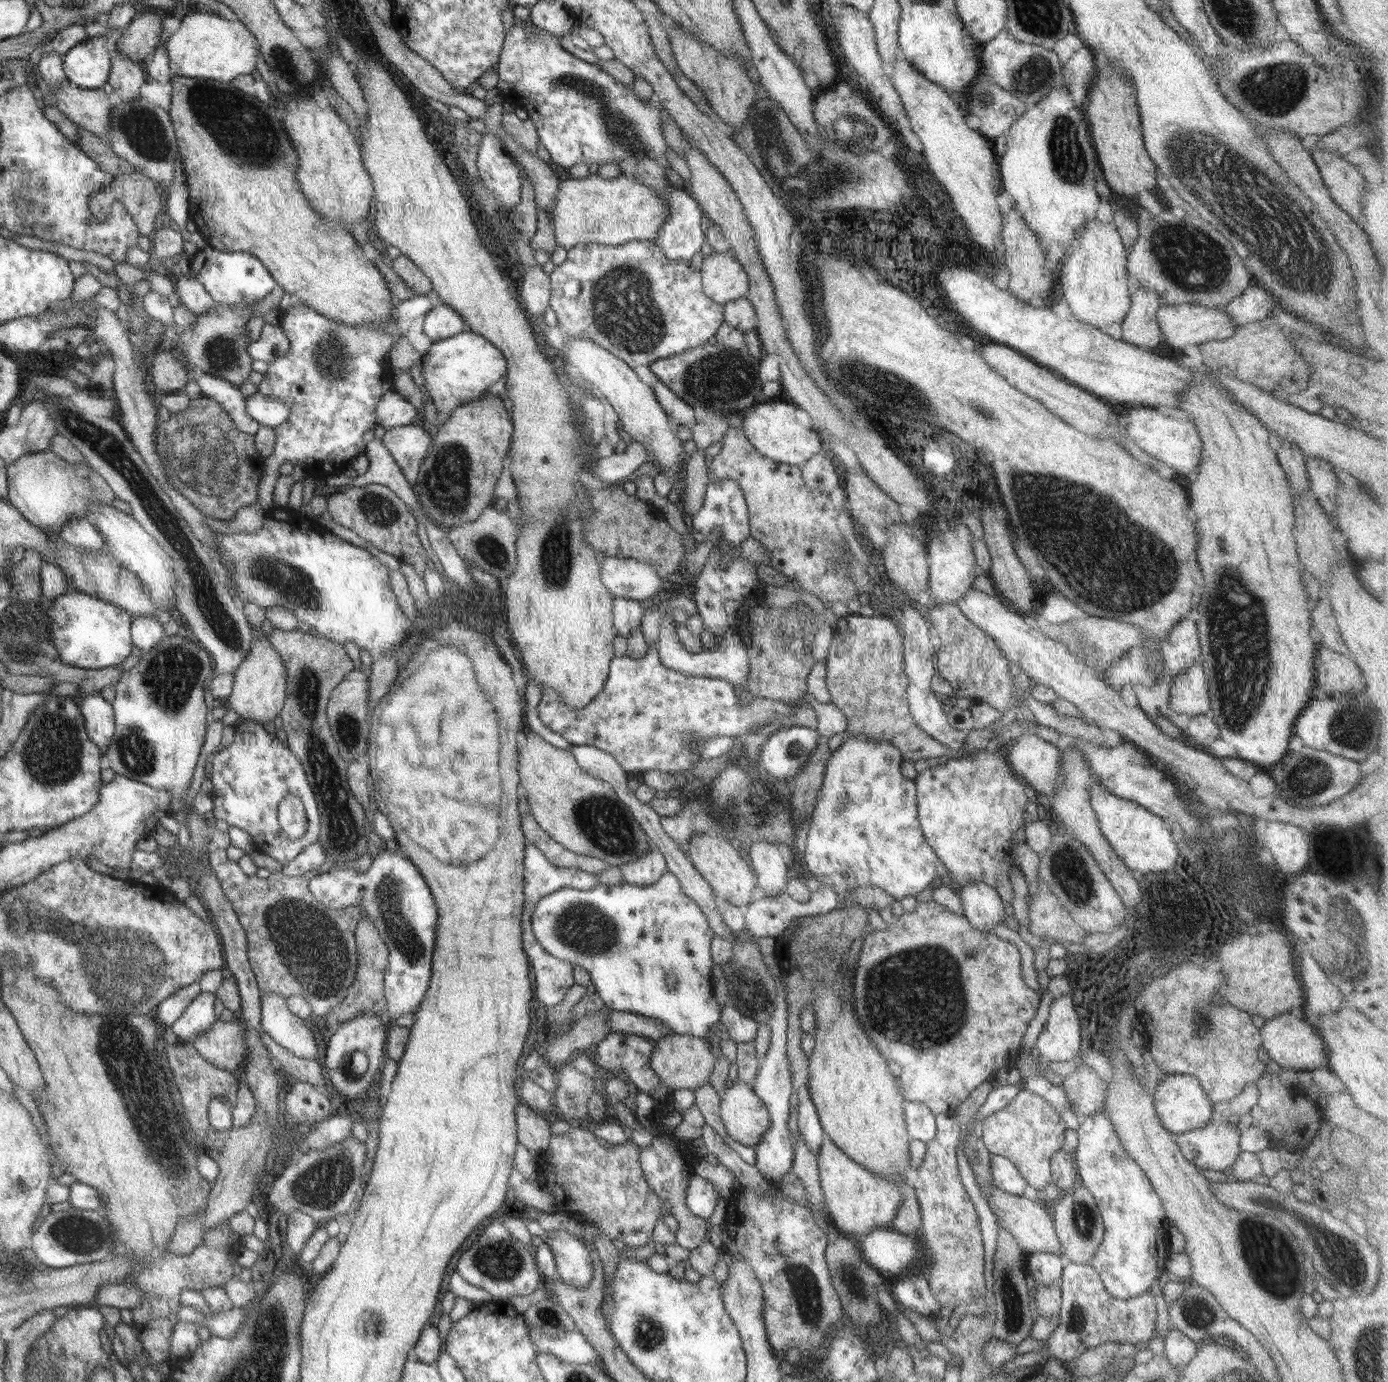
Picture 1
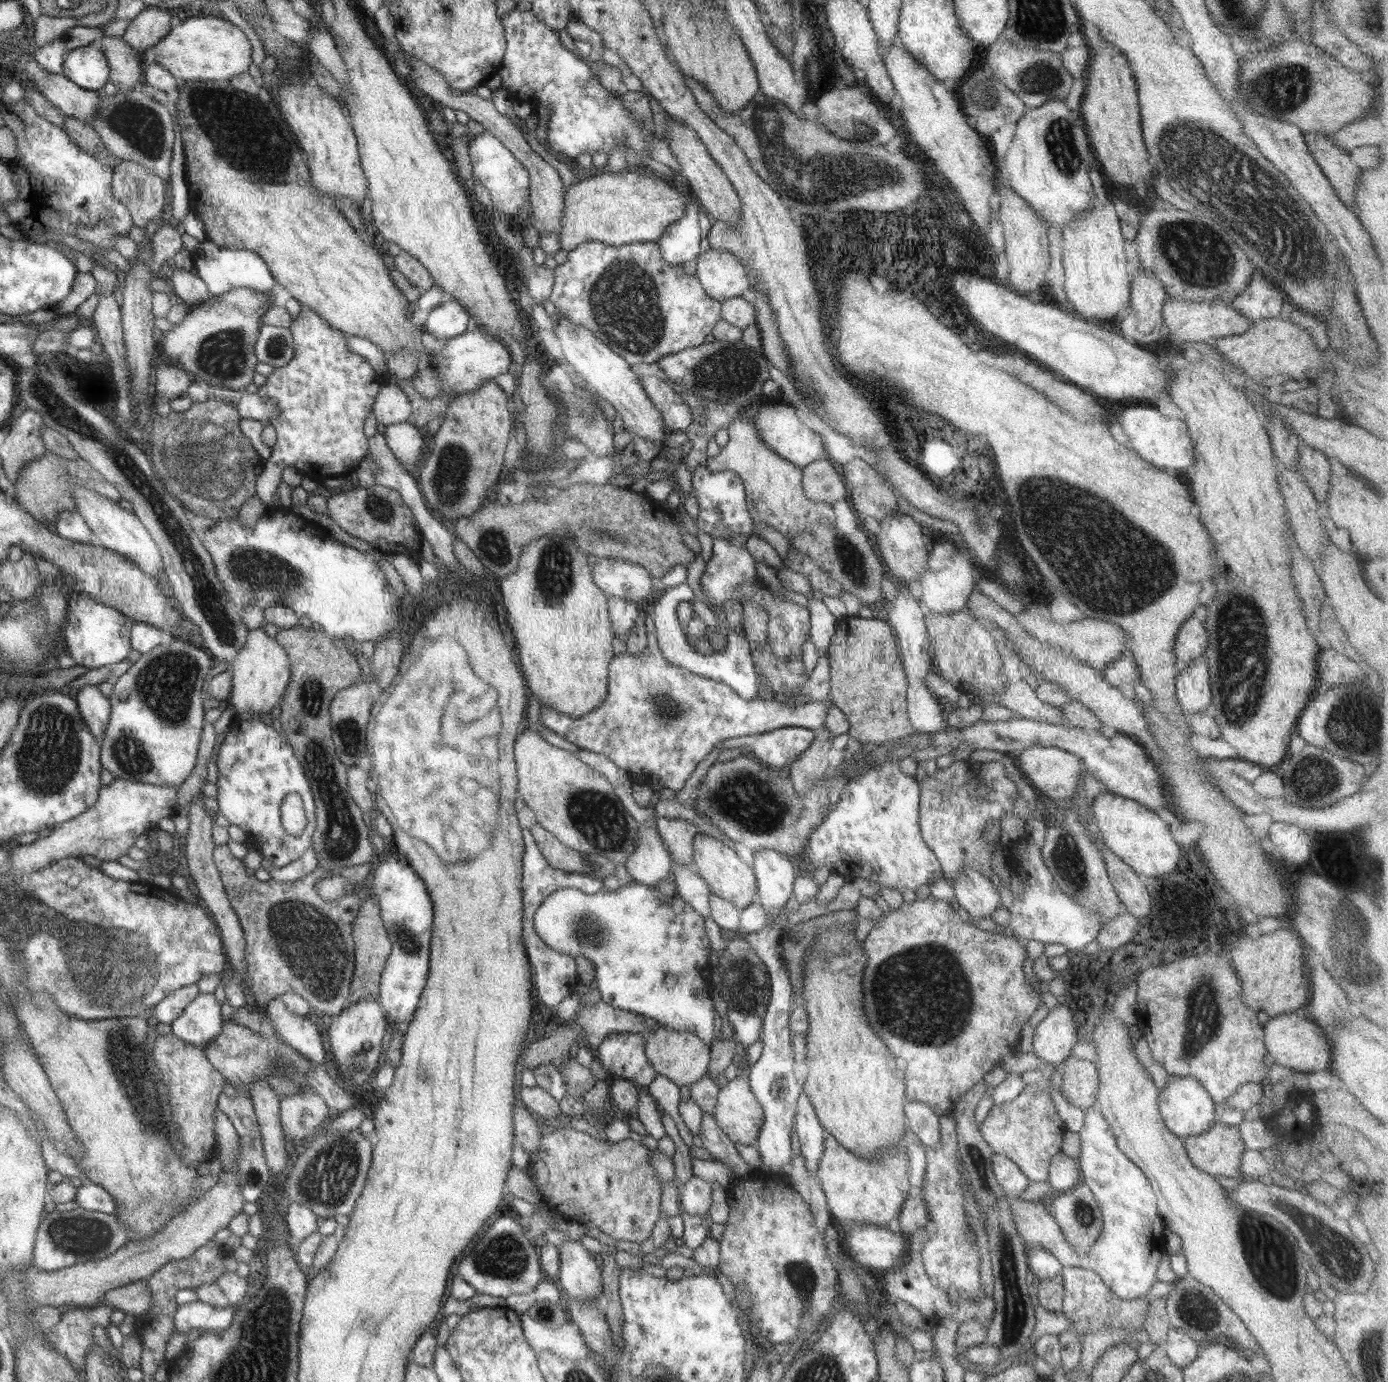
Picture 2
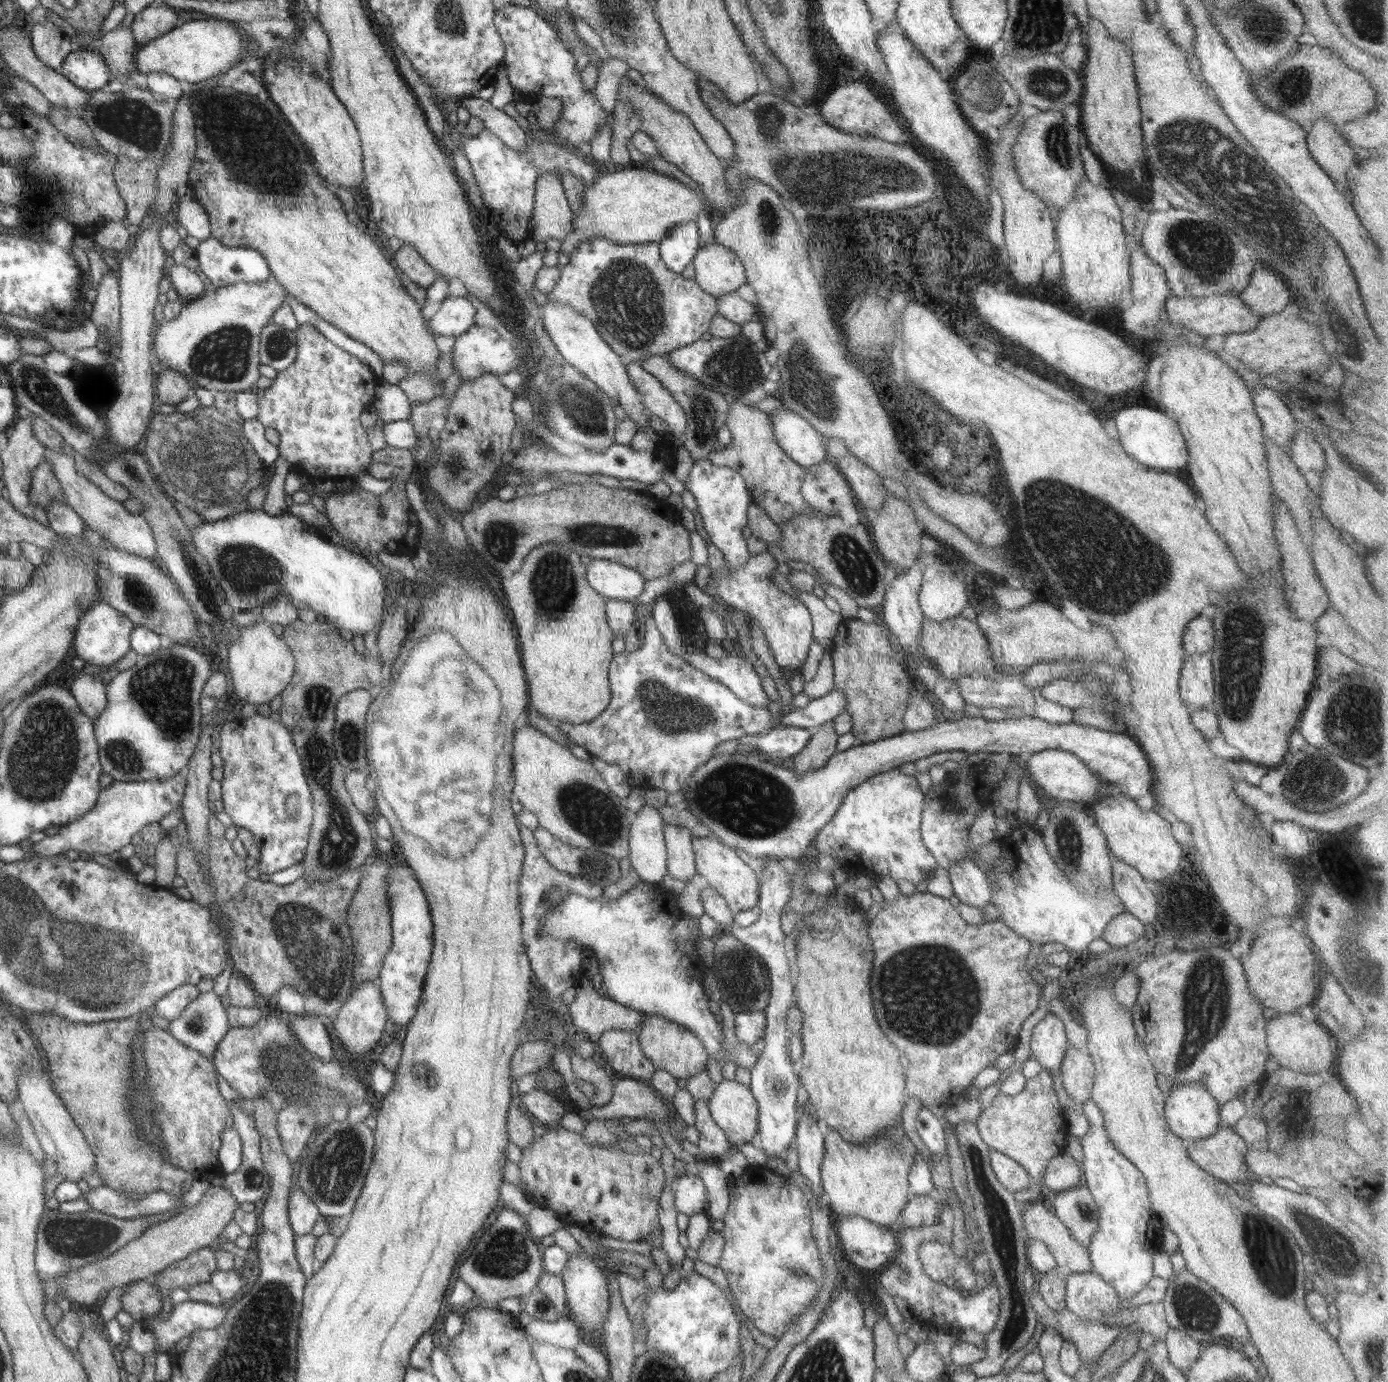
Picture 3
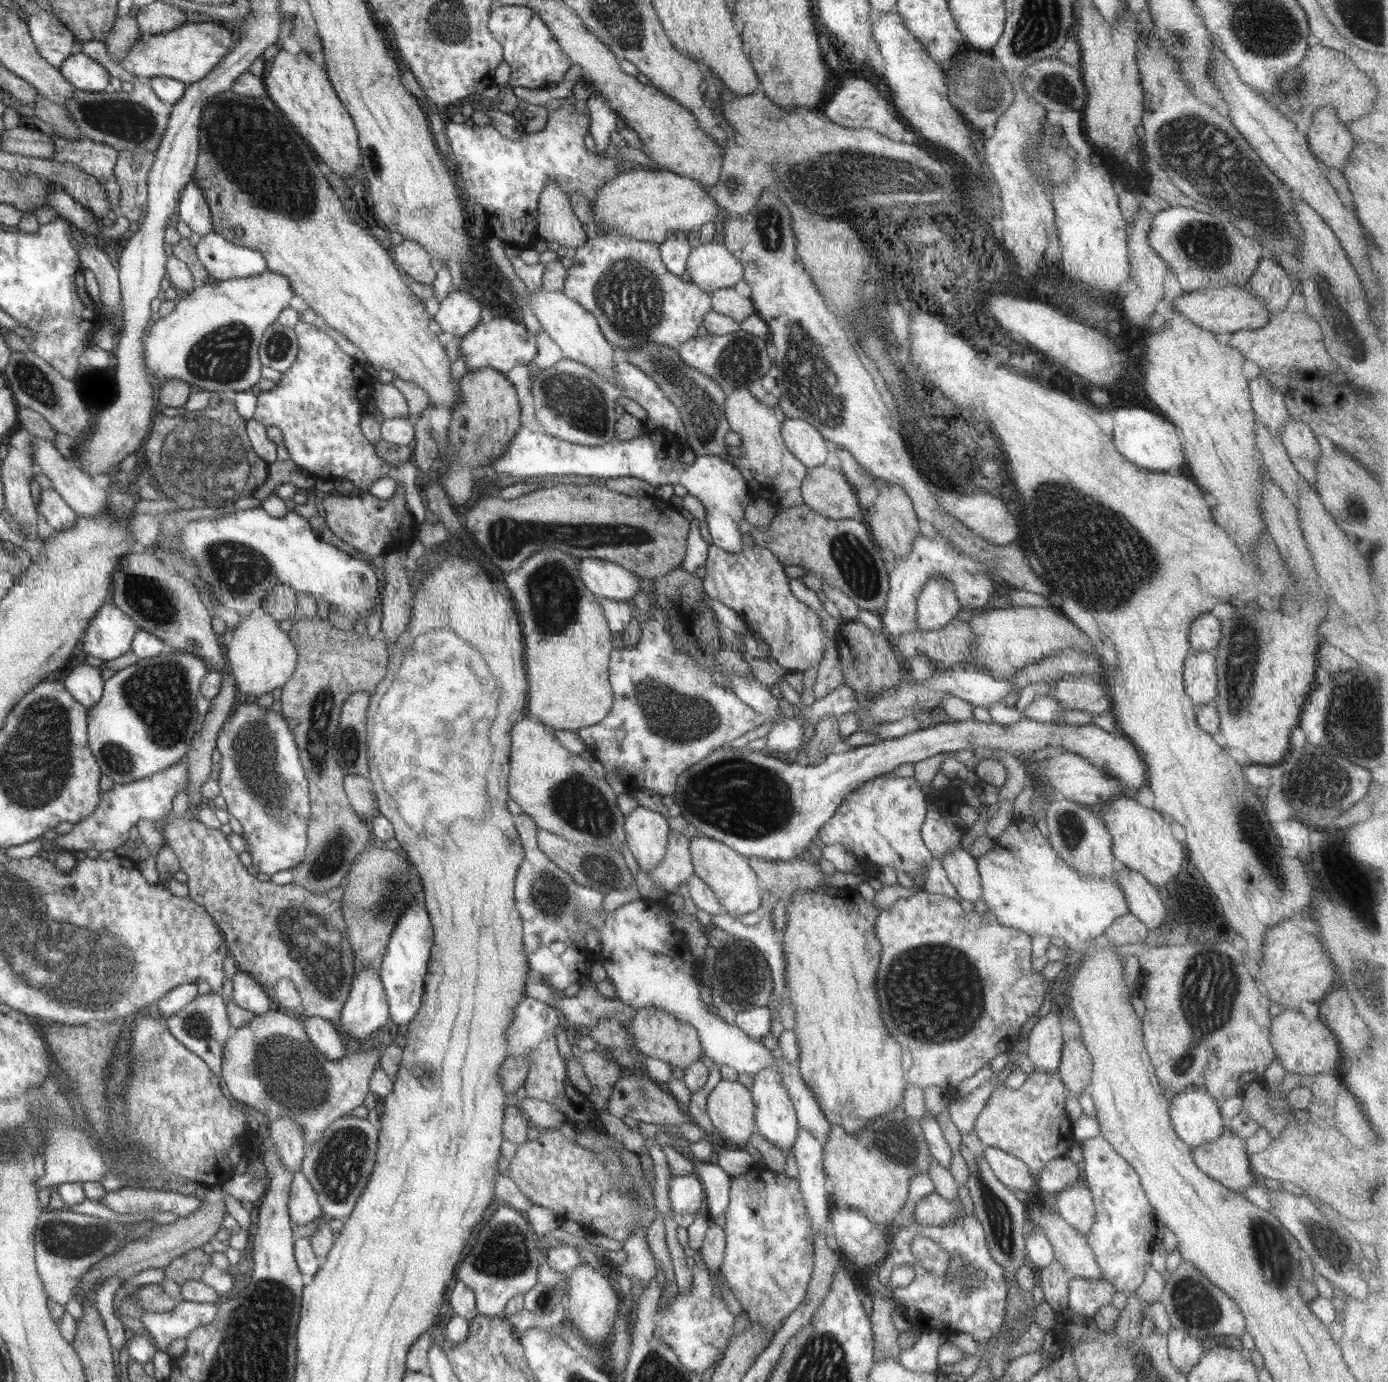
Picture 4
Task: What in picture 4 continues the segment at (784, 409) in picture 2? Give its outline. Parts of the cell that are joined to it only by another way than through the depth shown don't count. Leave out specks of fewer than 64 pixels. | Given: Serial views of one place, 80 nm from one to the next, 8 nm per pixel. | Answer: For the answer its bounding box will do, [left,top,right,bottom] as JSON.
[782,417,829,469]

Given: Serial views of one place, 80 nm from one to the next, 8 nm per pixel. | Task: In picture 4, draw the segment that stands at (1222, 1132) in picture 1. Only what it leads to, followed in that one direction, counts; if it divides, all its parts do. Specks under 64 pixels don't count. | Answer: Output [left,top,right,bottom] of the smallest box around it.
[1191,1128,1255,1192]

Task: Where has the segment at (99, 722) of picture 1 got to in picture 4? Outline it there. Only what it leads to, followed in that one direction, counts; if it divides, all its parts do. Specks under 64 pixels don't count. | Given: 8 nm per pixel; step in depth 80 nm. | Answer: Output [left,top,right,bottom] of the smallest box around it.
[64,664,104,710]

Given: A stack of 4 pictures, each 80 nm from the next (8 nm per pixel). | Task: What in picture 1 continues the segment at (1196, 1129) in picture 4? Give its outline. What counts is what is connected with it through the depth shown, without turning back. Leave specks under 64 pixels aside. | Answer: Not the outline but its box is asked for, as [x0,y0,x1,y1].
[1153,1074,1214,1135]

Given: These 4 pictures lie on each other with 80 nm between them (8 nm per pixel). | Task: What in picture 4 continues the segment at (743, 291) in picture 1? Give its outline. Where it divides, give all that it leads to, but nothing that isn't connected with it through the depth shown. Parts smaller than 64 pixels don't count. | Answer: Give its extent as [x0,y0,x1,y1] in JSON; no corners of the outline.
[687,241,744,292]

